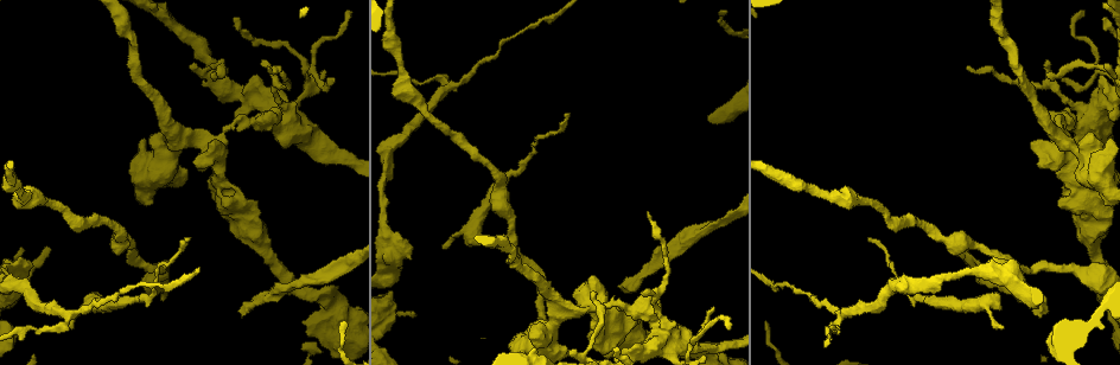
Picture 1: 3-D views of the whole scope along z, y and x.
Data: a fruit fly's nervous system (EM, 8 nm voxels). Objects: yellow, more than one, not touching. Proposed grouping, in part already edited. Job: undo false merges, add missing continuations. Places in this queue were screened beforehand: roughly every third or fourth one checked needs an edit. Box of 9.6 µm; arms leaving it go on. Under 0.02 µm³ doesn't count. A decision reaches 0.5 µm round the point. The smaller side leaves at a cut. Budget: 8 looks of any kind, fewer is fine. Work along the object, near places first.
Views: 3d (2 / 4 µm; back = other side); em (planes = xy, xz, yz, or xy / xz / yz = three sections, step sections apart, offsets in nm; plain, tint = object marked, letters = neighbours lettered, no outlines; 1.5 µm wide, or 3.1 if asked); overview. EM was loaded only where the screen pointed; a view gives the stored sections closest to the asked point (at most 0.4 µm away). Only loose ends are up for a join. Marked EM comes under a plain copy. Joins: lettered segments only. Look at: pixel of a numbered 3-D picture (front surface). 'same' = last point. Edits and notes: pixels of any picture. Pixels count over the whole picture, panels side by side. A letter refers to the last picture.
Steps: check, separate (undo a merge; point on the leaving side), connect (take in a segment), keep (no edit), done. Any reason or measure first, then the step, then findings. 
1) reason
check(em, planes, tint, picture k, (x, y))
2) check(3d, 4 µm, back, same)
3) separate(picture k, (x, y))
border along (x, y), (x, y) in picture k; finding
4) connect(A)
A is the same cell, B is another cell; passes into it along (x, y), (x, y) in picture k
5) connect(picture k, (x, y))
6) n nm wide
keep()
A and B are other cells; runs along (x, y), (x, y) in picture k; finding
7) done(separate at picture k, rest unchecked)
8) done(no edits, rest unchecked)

an open end
check(3d, 4 µm, picture 1, (623, 283))

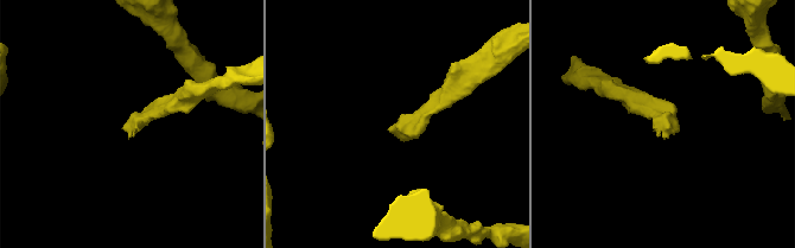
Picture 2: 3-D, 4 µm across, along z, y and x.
check(em, planes, tint, picture 2, (665, 136))

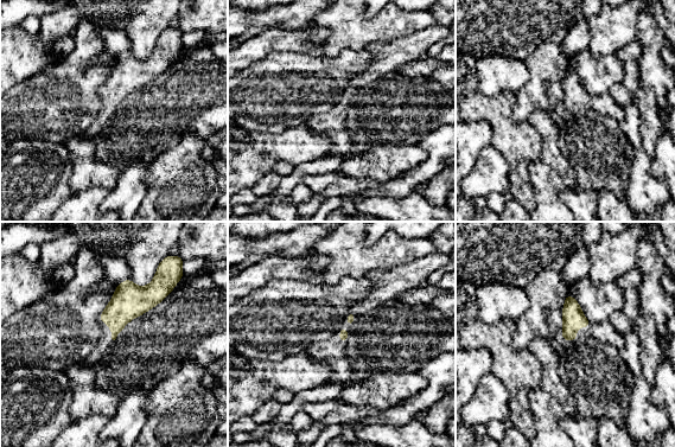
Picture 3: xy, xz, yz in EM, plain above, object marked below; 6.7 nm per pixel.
check(em, planes, letters, same)

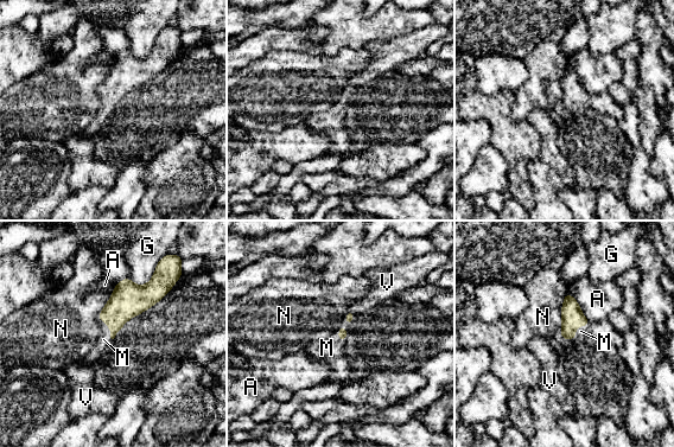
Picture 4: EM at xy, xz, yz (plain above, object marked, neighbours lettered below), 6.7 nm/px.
connect(picture 4, (580, 331))
M is the same cell, A, G, N and V are other cells; passes into it along (572, 315), (577, 325), (580, 331) in picture 4; it goes on there

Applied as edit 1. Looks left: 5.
check(overview)

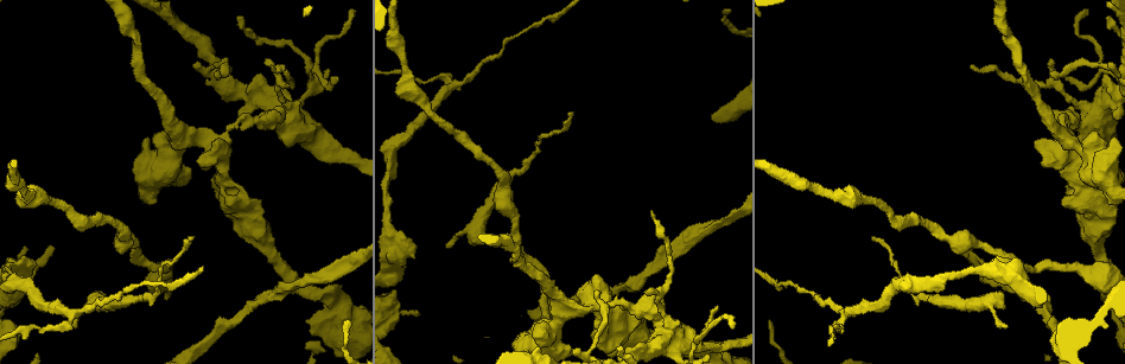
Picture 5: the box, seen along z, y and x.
branch point
check(em, planes, letters, picture 5, (1082, 183))

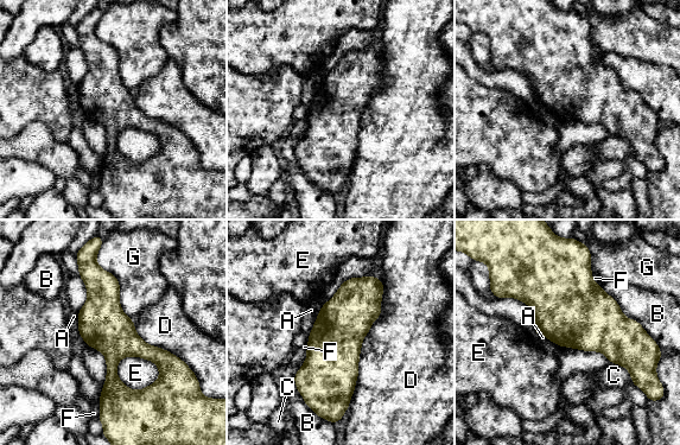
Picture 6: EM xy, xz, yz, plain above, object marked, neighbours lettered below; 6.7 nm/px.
keep()
A, B, C, D, E, F and G are other cells; border along (115, 368), (140, 356), (160, 373) in picture 6; continuous, no second cell

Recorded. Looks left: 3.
thick end
check(em, yz, step 4, letters, picture 5, (257, 76))

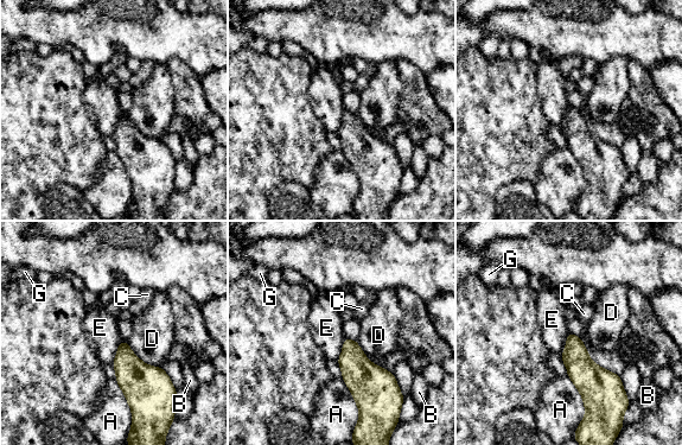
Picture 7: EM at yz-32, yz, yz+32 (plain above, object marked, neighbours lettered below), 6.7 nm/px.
keep()
A, B, C, D, E and G are other cells; none of them fits

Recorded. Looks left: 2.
done(connect at picture 4, rest unchecked)

